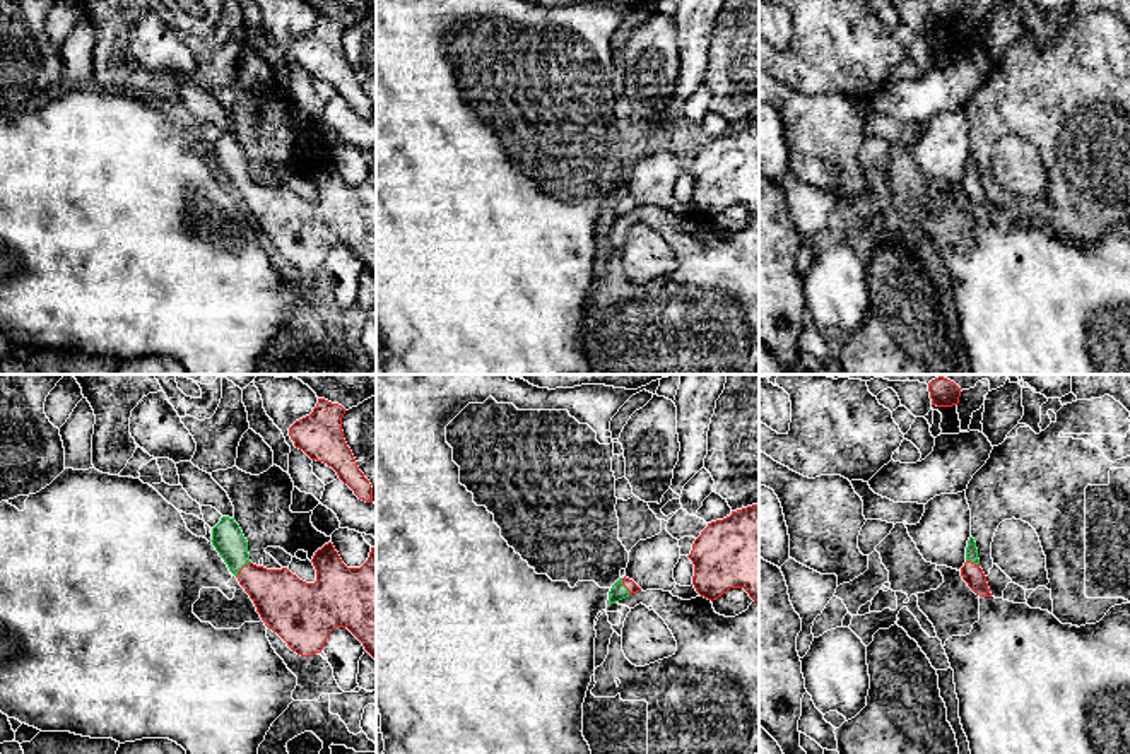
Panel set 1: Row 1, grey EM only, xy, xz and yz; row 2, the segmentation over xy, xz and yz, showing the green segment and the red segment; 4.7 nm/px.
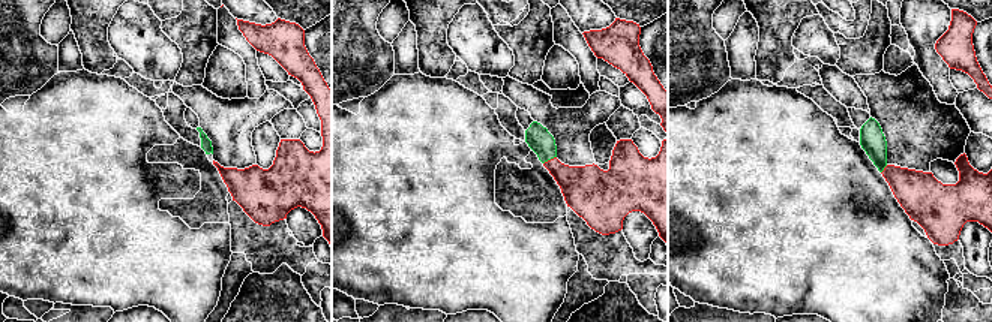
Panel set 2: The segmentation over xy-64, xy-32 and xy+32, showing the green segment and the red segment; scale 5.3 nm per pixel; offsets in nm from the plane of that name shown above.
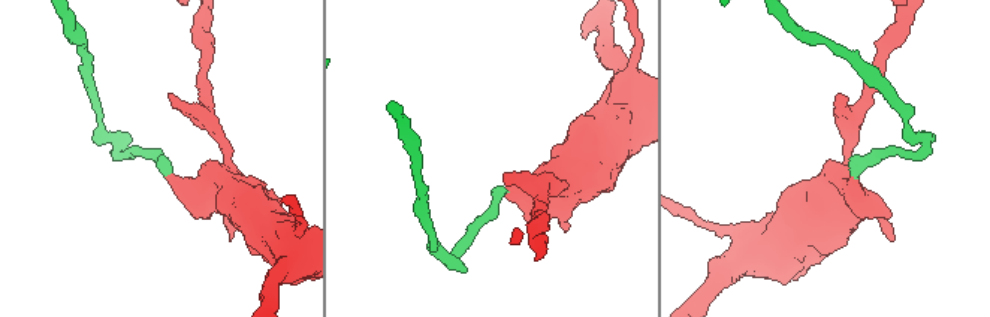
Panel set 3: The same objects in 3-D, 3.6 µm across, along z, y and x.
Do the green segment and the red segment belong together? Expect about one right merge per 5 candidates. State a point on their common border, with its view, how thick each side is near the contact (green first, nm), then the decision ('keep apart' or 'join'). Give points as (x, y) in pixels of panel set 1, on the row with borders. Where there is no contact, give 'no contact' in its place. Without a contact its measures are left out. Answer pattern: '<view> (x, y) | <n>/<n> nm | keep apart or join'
xy (241, 566) | 150/260 nm | join

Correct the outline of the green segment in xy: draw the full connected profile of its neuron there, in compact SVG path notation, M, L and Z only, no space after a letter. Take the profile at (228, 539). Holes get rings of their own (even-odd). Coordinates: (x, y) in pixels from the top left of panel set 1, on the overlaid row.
M222 516L212 528L210 542L253 600L265 626L292 651L316 655L335 627L347 627L376 660L376 547L371 547L361 568L347 568L333 544L325 544L311 559L316 581L306 583L287 568L253 564L234 518Z

